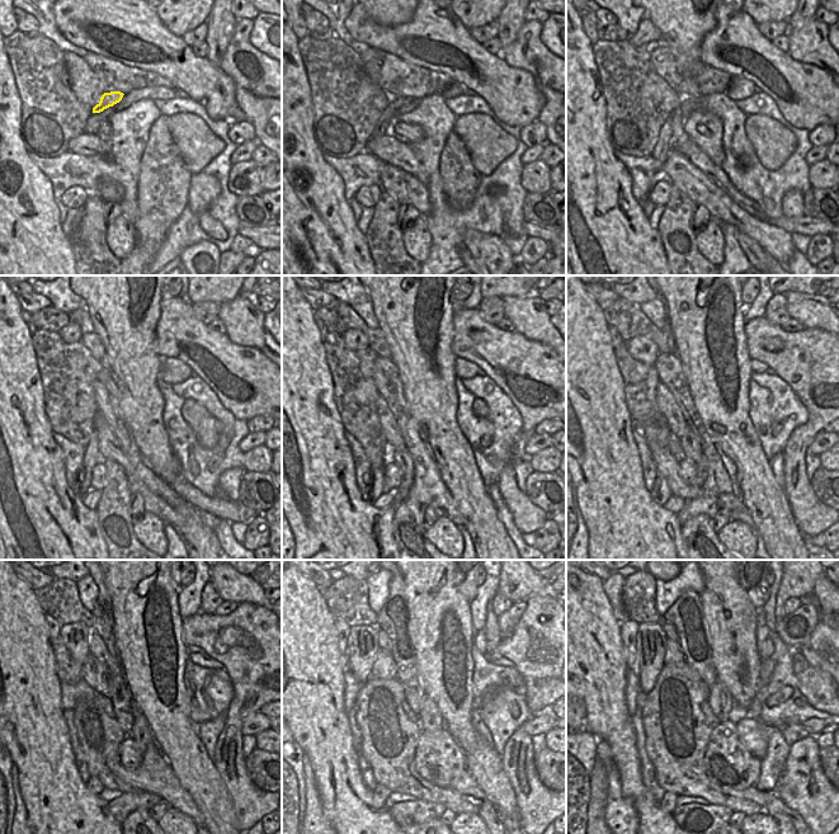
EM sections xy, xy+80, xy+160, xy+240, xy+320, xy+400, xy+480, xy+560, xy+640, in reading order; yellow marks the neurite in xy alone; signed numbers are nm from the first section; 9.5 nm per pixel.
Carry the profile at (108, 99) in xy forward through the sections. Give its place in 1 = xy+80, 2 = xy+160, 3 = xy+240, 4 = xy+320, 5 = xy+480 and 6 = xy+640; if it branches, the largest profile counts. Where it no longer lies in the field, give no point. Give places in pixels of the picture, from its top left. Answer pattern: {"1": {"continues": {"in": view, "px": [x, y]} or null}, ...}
{"1": {"continues": {"in": "xy+80", "px": [389, 116]}}, "2": {"continues": {"in": "xy+160", "px": [664, 141]}}, "3": {"continues": {"in": "xy+240", "px": [92, 457]}}, "4": {"continues": {"in": "xy+320", "px": [375, 489]}}, "5": {"continues": {"in": "xy+480", "px": [93, 783]}}, "6": {"continues": {"in": "xy+640", "px": [668, 804]}}}

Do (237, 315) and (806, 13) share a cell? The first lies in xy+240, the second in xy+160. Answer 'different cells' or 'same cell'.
different cells

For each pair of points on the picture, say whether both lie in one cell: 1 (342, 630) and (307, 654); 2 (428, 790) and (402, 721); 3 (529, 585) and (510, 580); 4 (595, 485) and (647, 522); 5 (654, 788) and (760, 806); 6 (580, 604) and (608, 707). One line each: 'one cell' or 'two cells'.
1: two cells
2: one cell
3: one cell
4: one cell
5: two cells
6: one cell

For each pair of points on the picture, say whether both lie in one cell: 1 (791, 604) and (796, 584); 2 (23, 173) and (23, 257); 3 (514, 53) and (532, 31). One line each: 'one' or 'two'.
1: two
2: one
3: one

